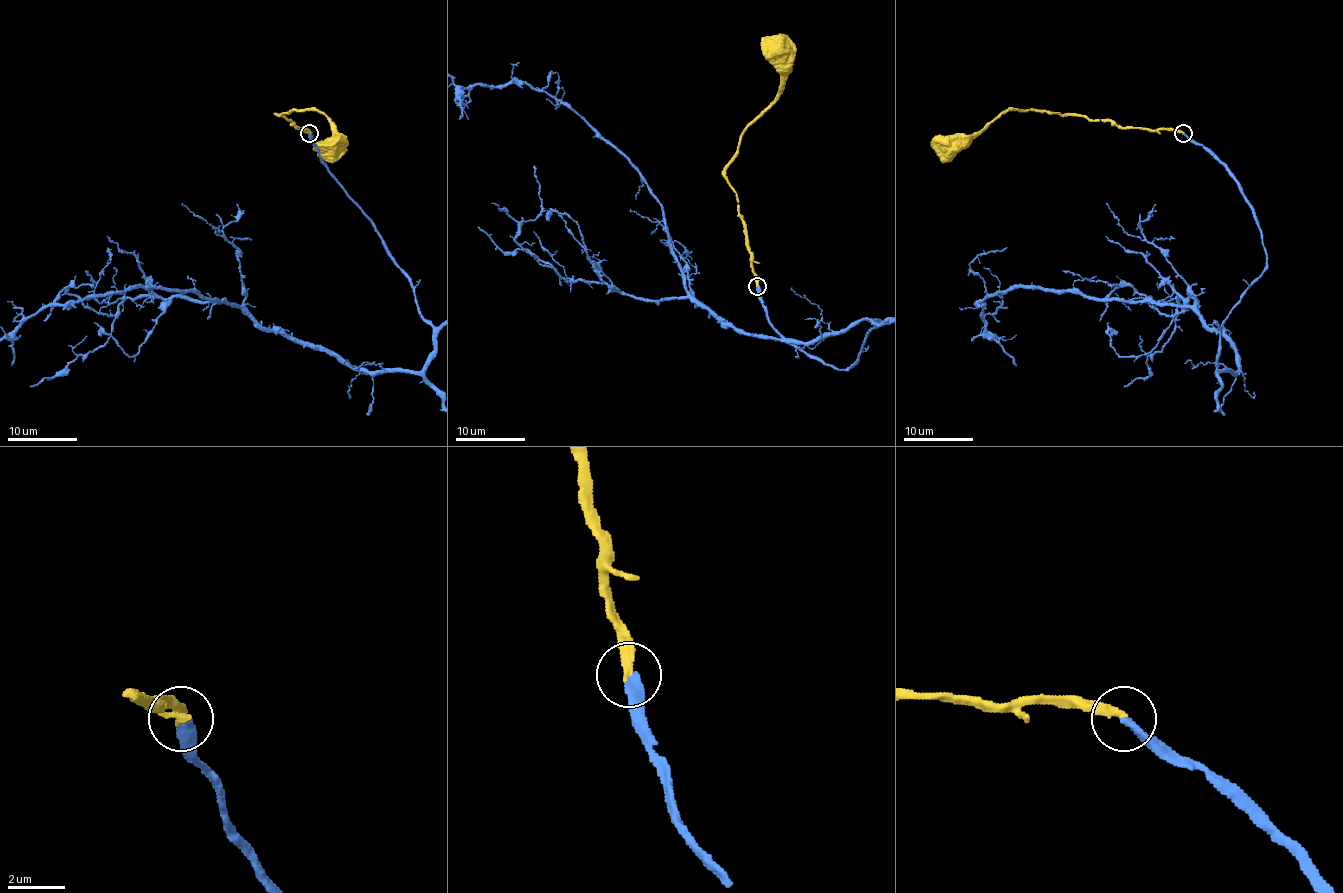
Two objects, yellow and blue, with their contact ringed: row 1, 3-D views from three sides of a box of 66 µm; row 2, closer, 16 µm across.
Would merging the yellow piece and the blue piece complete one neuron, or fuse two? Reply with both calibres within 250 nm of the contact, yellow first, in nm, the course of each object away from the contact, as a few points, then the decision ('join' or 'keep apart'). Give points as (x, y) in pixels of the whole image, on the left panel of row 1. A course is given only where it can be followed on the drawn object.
320/320 nm | yellow via (309, 133), (277, 114), (317, 109), (328, 118), (333, 128), (333, 144) | blue via (309, 133), (433, 329), (419, 372), (348, 367), (241, 306), (127, 287), (42, 306) | join

